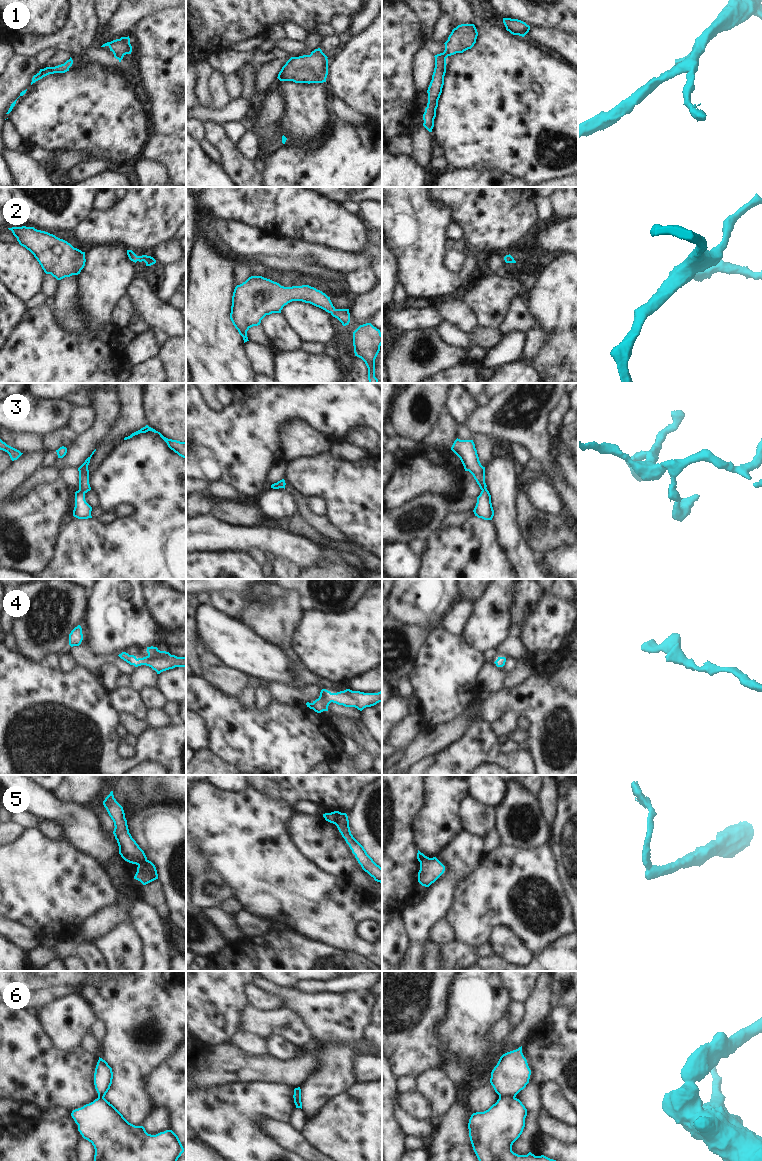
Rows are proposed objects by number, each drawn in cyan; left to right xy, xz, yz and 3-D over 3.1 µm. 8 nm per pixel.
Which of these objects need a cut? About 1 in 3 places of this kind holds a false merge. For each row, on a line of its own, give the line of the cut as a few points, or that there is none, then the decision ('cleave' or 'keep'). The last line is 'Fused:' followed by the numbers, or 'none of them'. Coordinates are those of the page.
1: no cut | keep
2: no cut | keep
3: no cut | keep
4: no cut | keep
5: xz (341, 813), (334, 823) | cleave
6: yz (499, 1096), (511, 1096), (514, 1098) | cleave
Fused: 5, 6

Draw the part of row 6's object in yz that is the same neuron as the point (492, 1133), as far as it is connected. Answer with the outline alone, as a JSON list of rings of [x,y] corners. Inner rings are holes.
[[[499,1097],[497,1102],[484,1112],[473,1113],[469,1119],[469,1137],[479,1161],[556,1161],[544,1155],[535,1156],[531,1152],[518,1155],[512,1151],[513,1143],[520,1137],[525,1127],[527,1109],[517,1098]]]

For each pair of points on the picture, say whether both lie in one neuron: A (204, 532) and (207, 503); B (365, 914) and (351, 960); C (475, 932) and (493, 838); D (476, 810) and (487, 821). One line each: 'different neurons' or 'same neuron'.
A: different neurons
B: different neurons
C: different neurons
D: same neuron

